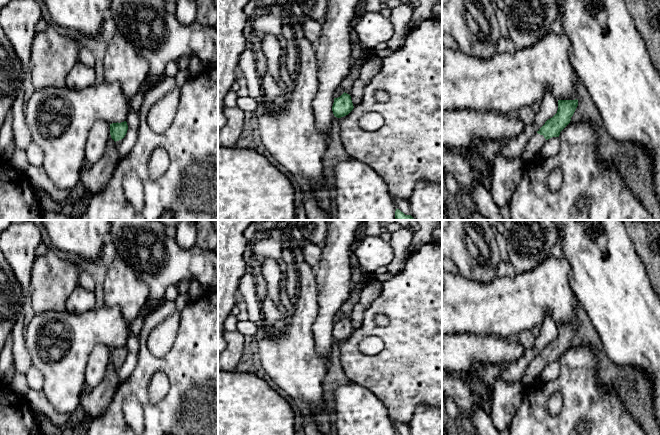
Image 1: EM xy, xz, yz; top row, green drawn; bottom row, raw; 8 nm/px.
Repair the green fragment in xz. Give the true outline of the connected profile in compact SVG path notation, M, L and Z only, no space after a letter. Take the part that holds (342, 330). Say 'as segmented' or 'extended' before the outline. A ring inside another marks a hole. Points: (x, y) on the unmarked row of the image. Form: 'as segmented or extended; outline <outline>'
as segmented; outline M343 317L340 321L334 322L332 335L335 341L341 342L348 339L354 330L351 324L351 320L347 317Z

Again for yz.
extended; outline M558 324L557 337L537 355L526 368L521 383L523 386L535 384L542 369L552 361L559 361L560 356L570 347L578 330L578 324Z

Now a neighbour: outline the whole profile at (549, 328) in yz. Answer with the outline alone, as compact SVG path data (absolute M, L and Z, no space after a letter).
M546 313L544 320L541 323L542 335L536 338L536 355L545 348L545 346L552 342L558 334L558 324L553 320L549 313Z

